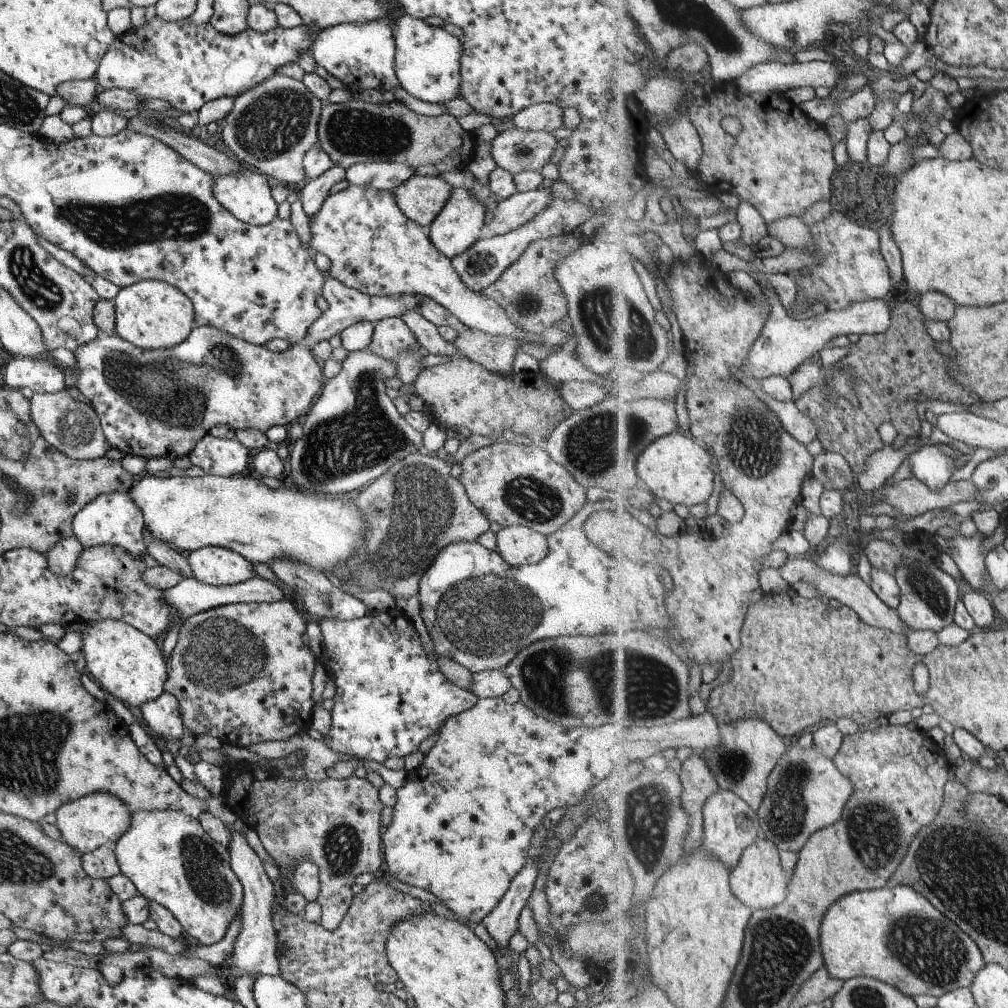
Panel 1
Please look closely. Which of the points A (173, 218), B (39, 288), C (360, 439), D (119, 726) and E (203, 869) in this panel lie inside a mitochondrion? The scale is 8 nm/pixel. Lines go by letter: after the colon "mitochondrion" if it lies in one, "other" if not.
A: mitochondrion
B: mitochondrion
C: mitochondrion
D: other
E: mitochondrion

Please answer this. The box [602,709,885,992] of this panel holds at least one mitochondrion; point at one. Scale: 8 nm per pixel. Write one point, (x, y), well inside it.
(650, 815)

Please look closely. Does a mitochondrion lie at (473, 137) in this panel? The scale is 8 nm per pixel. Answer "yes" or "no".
no

